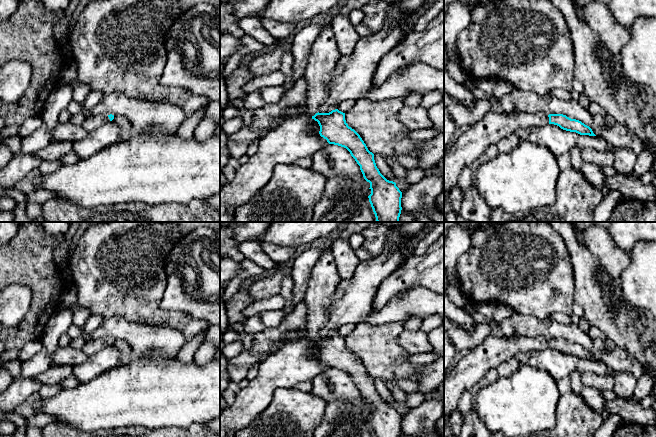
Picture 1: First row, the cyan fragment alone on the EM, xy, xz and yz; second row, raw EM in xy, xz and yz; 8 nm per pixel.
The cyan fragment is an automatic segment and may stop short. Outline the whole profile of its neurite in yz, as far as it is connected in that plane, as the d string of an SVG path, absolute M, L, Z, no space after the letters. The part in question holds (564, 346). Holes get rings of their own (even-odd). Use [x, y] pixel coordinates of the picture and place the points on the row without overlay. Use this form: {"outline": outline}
{"outline": "M490 335L477 348L467 351L444 378L444 418L457 410L459 399L465 390L479 384L480 380L500 363L517 353L541 351L547 348L554 348L563 354L580 359L596 360L589 350L563 338L548 339L543 336L505 338Z"}

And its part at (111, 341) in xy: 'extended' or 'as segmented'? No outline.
extended

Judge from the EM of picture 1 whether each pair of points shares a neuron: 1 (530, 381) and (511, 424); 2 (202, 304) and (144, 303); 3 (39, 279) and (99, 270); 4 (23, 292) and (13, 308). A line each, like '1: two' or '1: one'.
1: one
2: two
3: two
4: one

